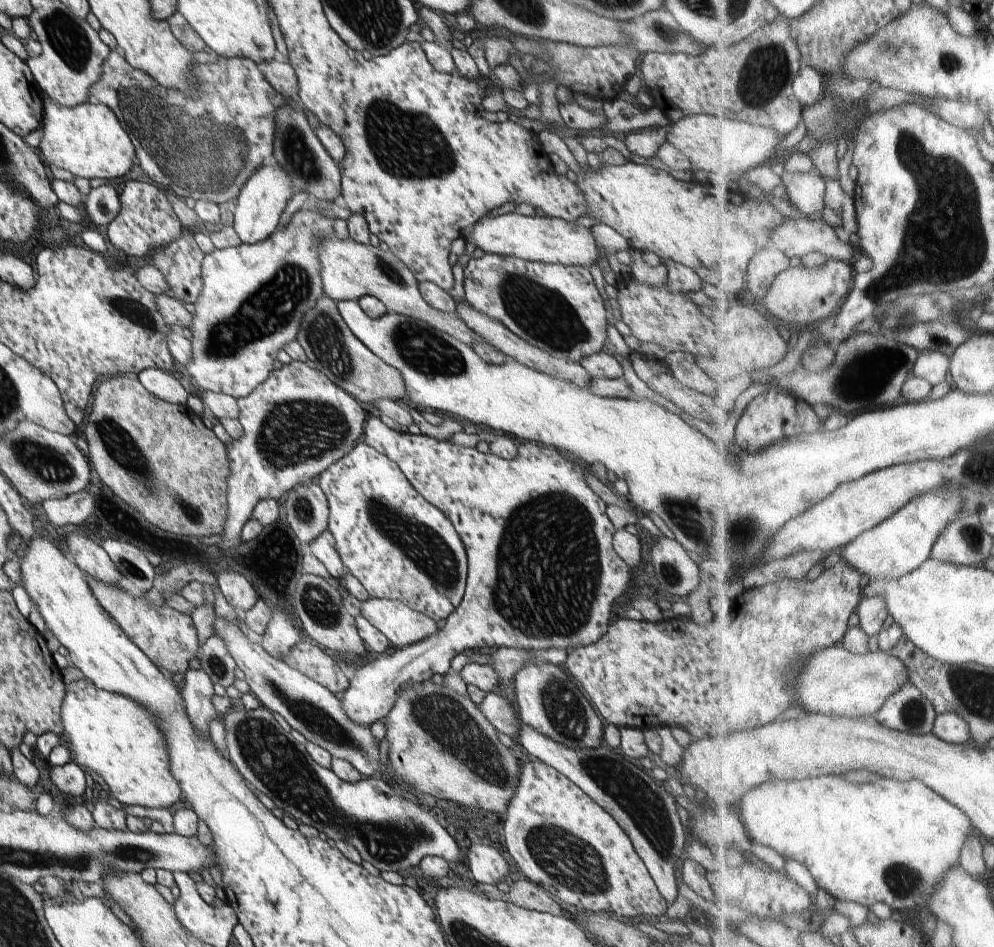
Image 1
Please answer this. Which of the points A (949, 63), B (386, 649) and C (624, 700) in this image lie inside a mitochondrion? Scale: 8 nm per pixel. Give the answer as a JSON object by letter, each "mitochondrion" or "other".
{"A":"mitochondrion","B":"other","C":"other"}

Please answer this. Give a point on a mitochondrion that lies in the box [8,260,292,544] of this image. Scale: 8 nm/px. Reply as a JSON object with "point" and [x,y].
{"point":[123,449]}

